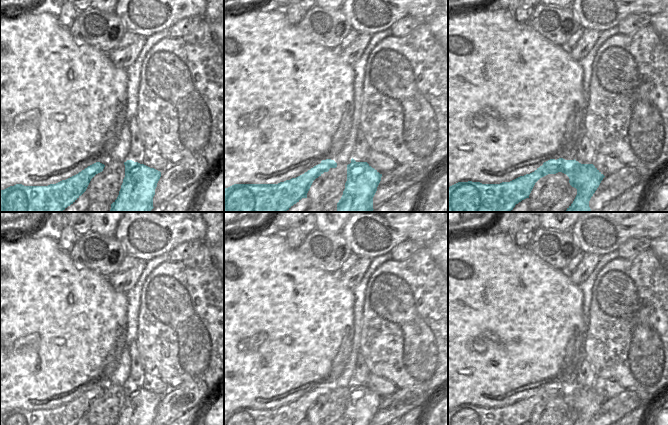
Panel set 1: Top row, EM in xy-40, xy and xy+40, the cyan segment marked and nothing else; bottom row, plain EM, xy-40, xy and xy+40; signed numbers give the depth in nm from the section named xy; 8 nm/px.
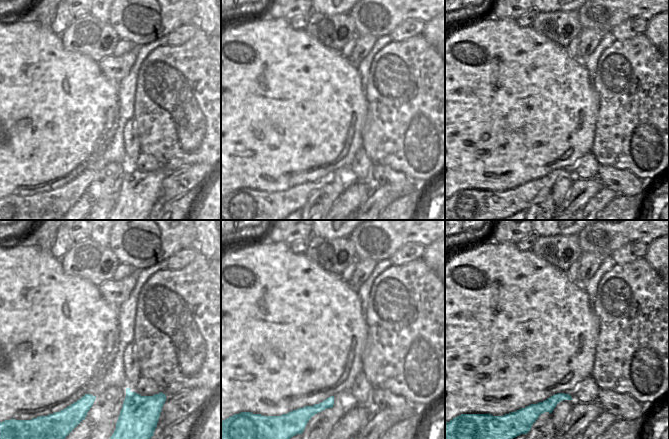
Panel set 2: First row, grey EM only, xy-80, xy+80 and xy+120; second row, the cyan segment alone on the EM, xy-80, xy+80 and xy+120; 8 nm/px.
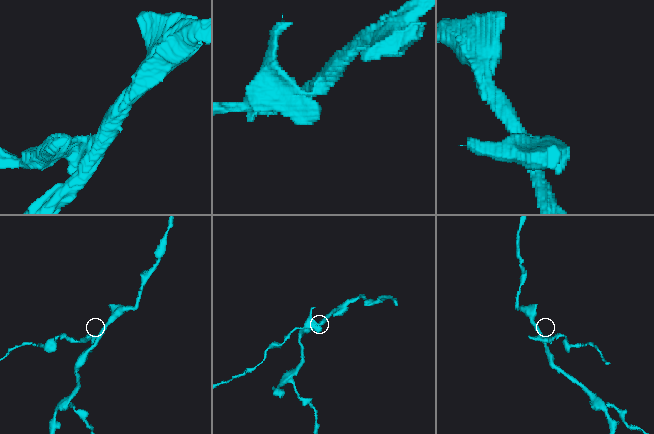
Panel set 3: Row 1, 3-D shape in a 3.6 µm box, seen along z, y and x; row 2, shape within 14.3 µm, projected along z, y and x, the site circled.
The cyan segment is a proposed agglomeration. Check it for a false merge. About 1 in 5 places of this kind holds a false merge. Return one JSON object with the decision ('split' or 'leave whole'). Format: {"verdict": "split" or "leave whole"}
{"verdict": "split"}

